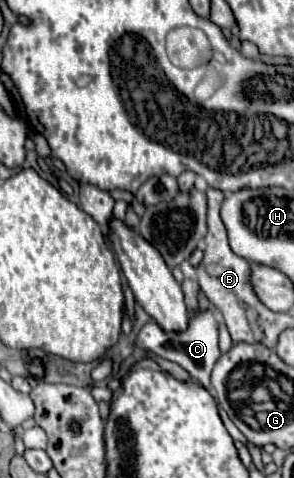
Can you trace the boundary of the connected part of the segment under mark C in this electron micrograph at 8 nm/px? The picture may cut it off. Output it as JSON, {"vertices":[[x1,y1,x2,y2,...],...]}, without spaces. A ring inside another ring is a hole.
{"vertices":[[198,309,196,317,190,317,188,329,182,331,182,333,166,333,154,321,150,321,140,329,134,345,138,349,142,349,142,351,148,349,148,351,156,353,162,359,178,363,180,367,184,367,194,377,196,383,200,383,207,390,212,387,210,385,210,371,212,371,214,363,220,357,220,349,218,349,218,323,216,323,216,317,214,317,214,313,210,309,208,311]]}

